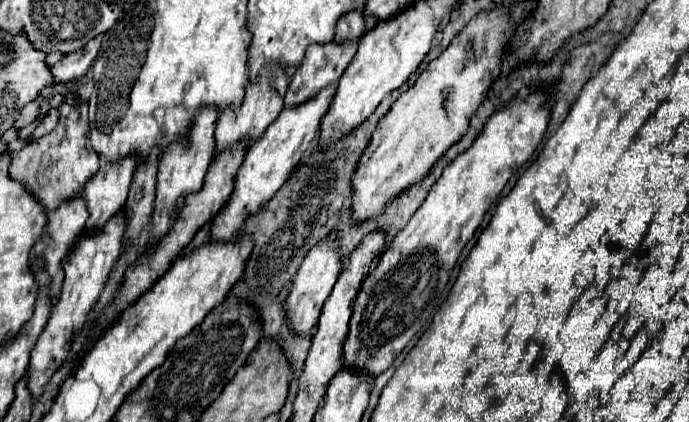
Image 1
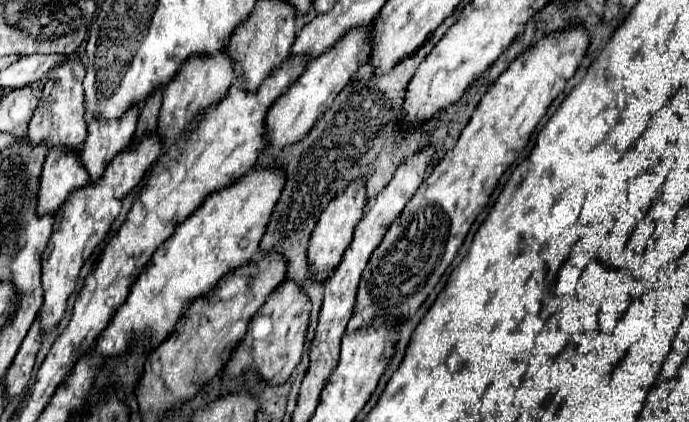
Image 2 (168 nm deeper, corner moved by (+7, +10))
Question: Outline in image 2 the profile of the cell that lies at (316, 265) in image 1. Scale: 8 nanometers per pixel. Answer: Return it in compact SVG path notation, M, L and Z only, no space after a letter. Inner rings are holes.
M352 180L348 184L348 188L344 190L342 196L336 196L328 208L322 212L312 236L310 236L310 242L308 242L308 270L310 274L314 276L314 280L322 282L326 280L334 268L340 264L342 260L342 254L344 250L348 248L350 240L352 240L352 232L354 232L354 226L358 224L358 220L362 218L364 214L364 208L366 208L366 190L364 190L364 180Z

